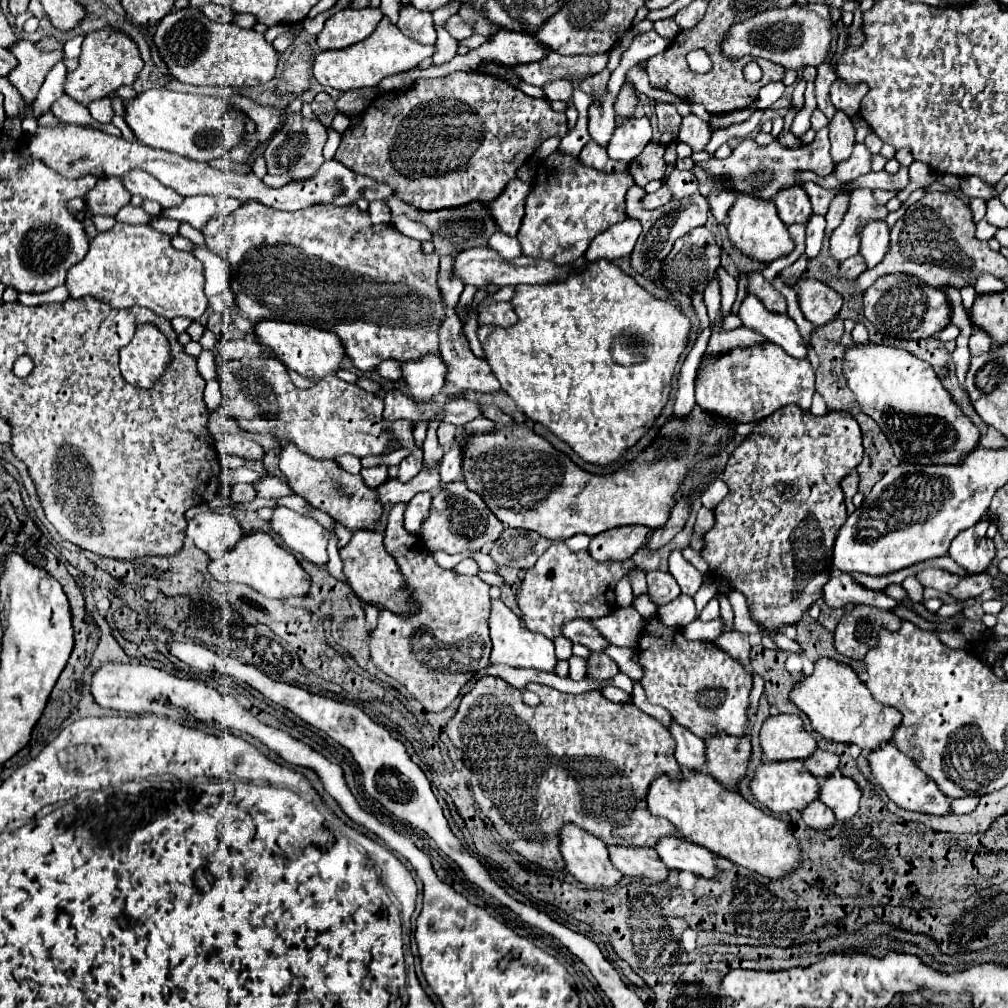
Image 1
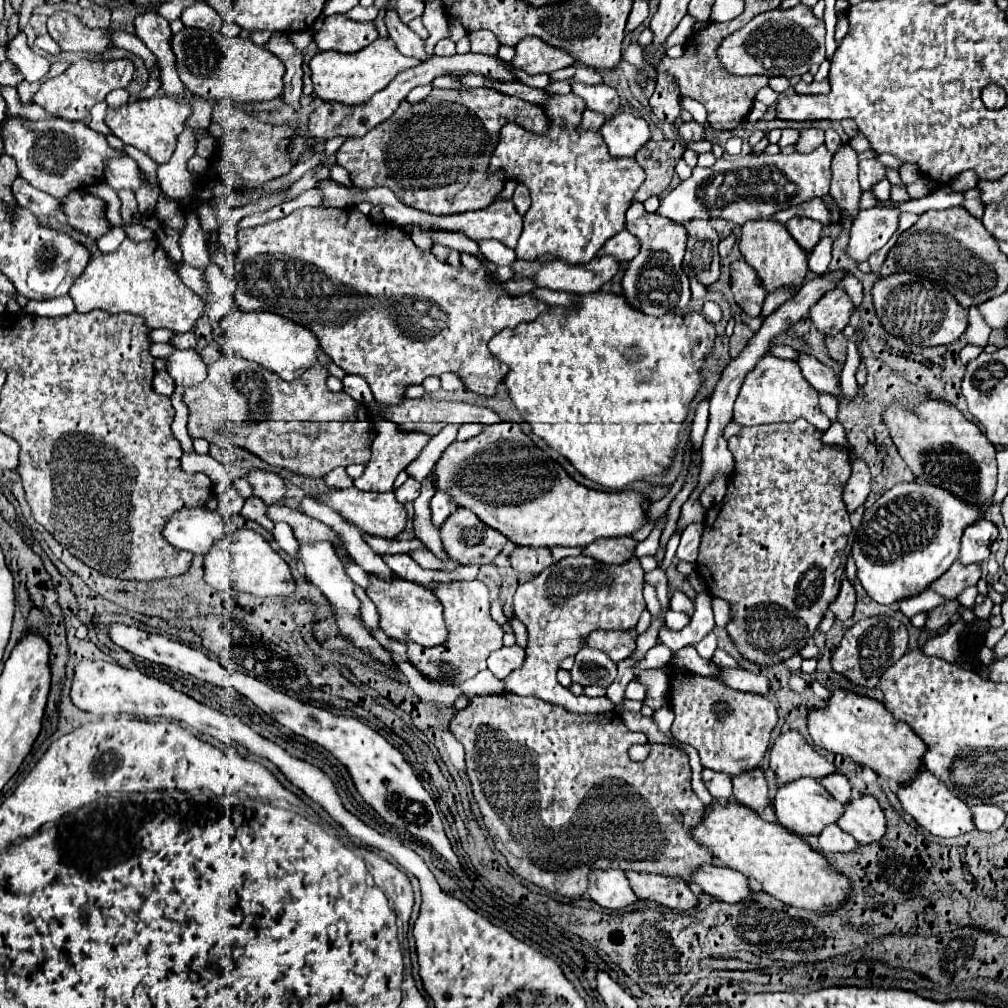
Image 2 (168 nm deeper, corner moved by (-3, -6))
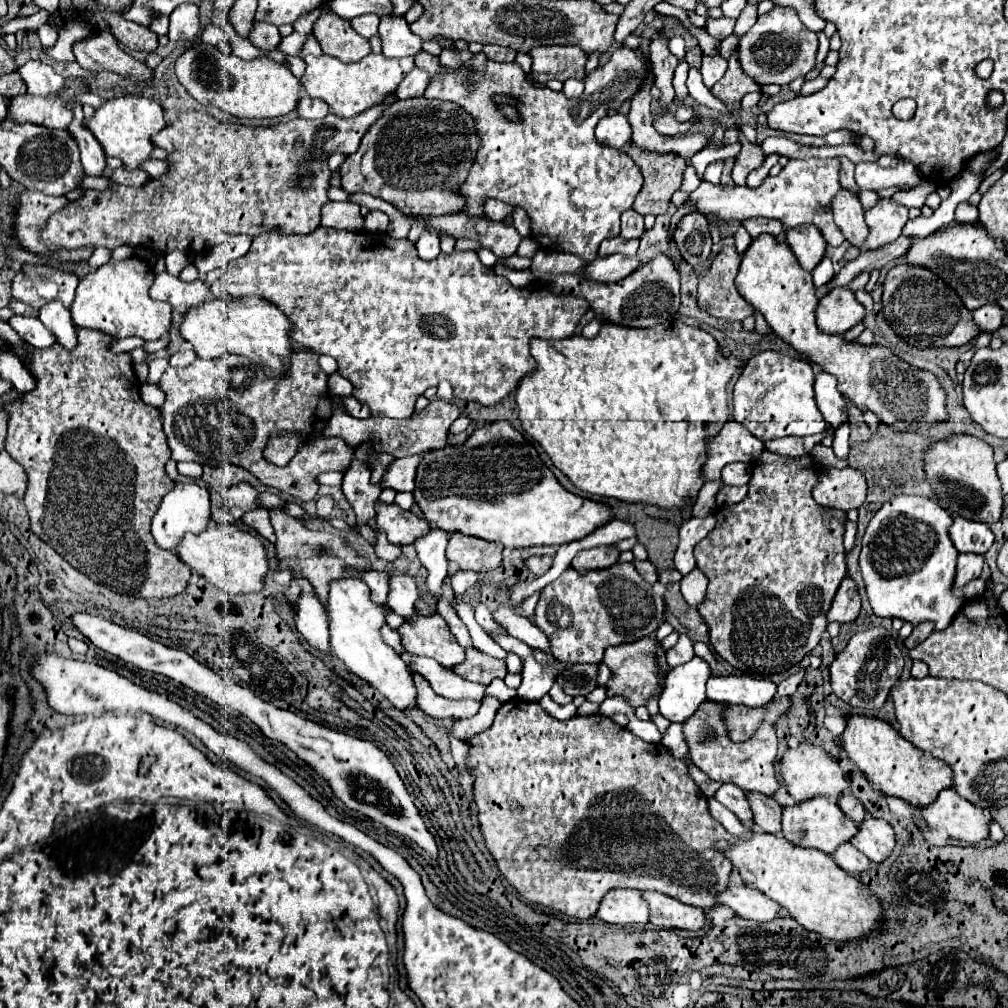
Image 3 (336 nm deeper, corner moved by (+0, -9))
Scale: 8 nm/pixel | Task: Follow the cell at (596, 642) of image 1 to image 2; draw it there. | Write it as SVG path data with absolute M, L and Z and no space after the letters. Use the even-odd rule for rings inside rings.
M594 631L588 637L588 647L604 651L614 663L620 663L634 655L636 635L630 631Z

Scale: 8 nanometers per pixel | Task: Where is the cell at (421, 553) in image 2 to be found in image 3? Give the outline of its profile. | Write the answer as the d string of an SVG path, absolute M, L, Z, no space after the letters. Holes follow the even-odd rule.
M377 530L375 554L377 554L379 558L383 558L383 560L389 560L389 562L393 562L393 560L397 560L397 558L401 556L401 546L395 546L395 544L387 542L387 538L383 536L383 532L379 532L379 530Z

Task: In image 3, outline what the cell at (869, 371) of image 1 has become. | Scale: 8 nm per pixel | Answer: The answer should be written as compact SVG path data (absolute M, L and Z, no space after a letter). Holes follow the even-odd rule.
M953 434L945 440L937 440L935 444L931 442L923 452L923 472L939 504L955 516L985 524L999 520L1003 494L995 472L993 448L987 442L971 434Z

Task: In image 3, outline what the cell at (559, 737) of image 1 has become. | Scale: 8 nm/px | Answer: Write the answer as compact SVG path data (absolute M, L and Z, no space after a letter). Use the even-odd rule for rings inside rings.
M517 698L505 702L491 728L471 736L467 746L485 844L499 872L527 902L587 920L611 888L655 890L697 908L715 906L715 892L727 888L733 866L713 844L733 836L711 818L707 798L691 780L687 766L661 744L643 742L601 714L557 720L539 702Z

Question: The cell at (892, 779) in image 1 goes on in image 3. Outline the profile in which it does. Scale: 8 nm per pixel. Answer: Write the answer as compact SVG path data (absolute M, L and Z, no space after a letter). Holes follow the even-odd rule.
M945 788L939 792L937 800L919 808L925 824L935 830L945 830L951 840L975 844L989 834L989 818L975 804L969 804Z

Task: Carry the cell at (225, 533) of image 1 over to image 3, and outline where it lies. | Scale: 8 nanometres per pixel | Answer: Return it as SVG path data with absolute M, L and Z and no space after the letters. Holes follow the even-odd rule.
M175 484L175 488L169 494L165 494L159 510L153 516L151 534L153 534L159 548L175 552L175 548L181 544L181 540L187 532L191 532L191 534L205 532L209 526L209 520L211 520L209 490L205 490L197 484Z

